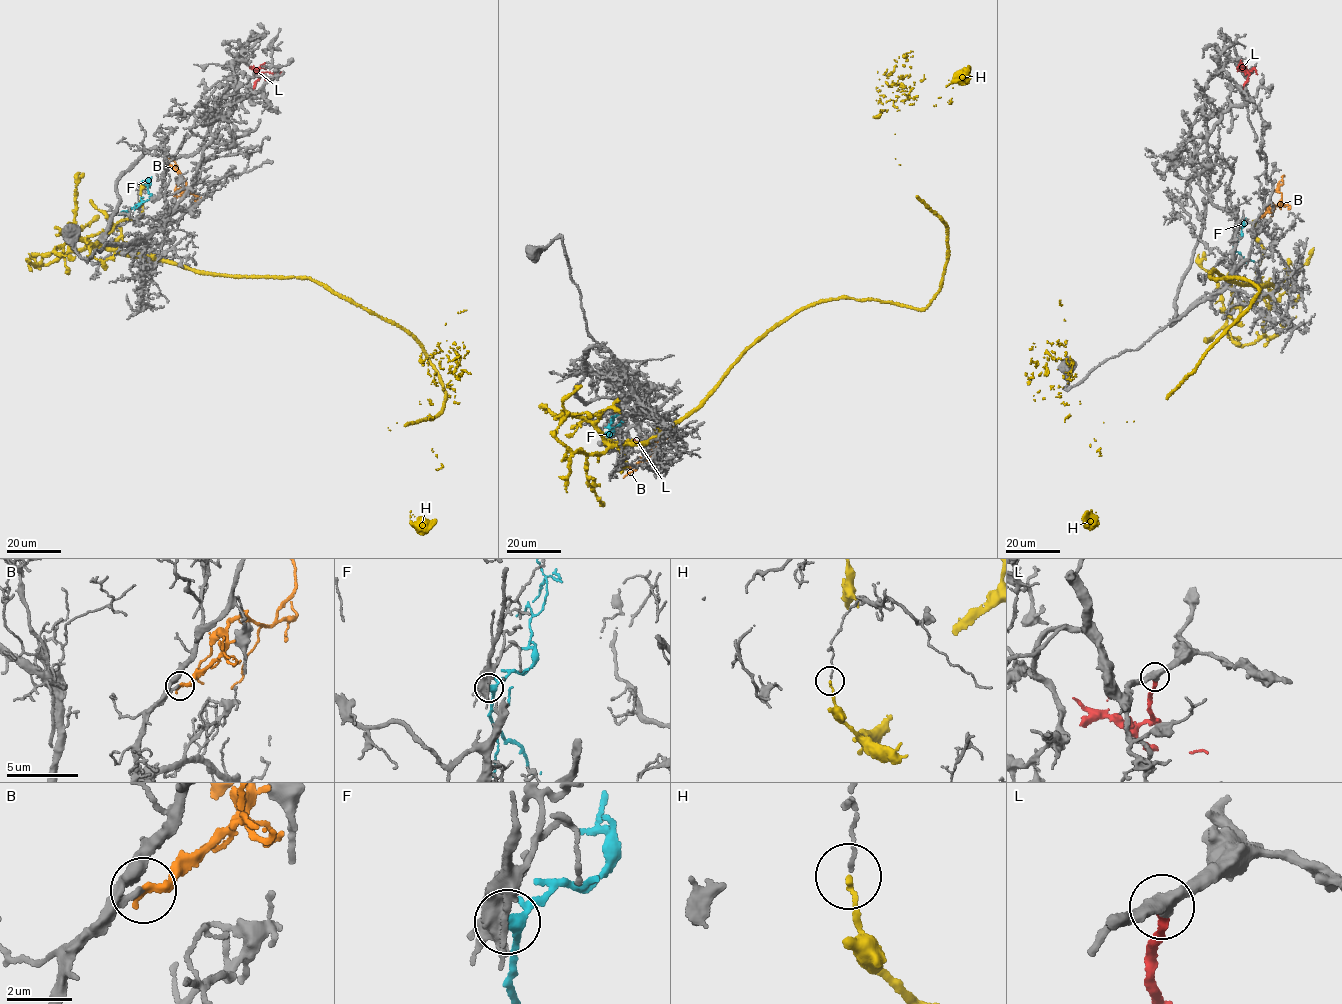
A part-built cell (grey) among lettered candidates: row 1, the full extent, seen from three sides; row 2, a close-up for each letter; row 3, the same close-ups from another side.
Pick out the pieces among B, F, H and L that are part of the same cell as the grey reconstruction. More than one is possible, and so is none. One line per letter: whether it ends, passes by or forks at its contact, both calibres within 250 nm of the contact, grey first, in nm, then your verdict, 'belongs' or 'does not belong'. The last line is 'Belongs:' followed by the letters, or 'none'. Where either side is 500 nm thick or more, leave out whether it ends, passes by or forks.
B: it ends | 190/240 nm | belongs
F: it forks | 440/240 nm | belongs
H: it ends | 90/140 nm | does not belong
L: it ends | 360/280 nm | belongs
Belongs: B, F, L

